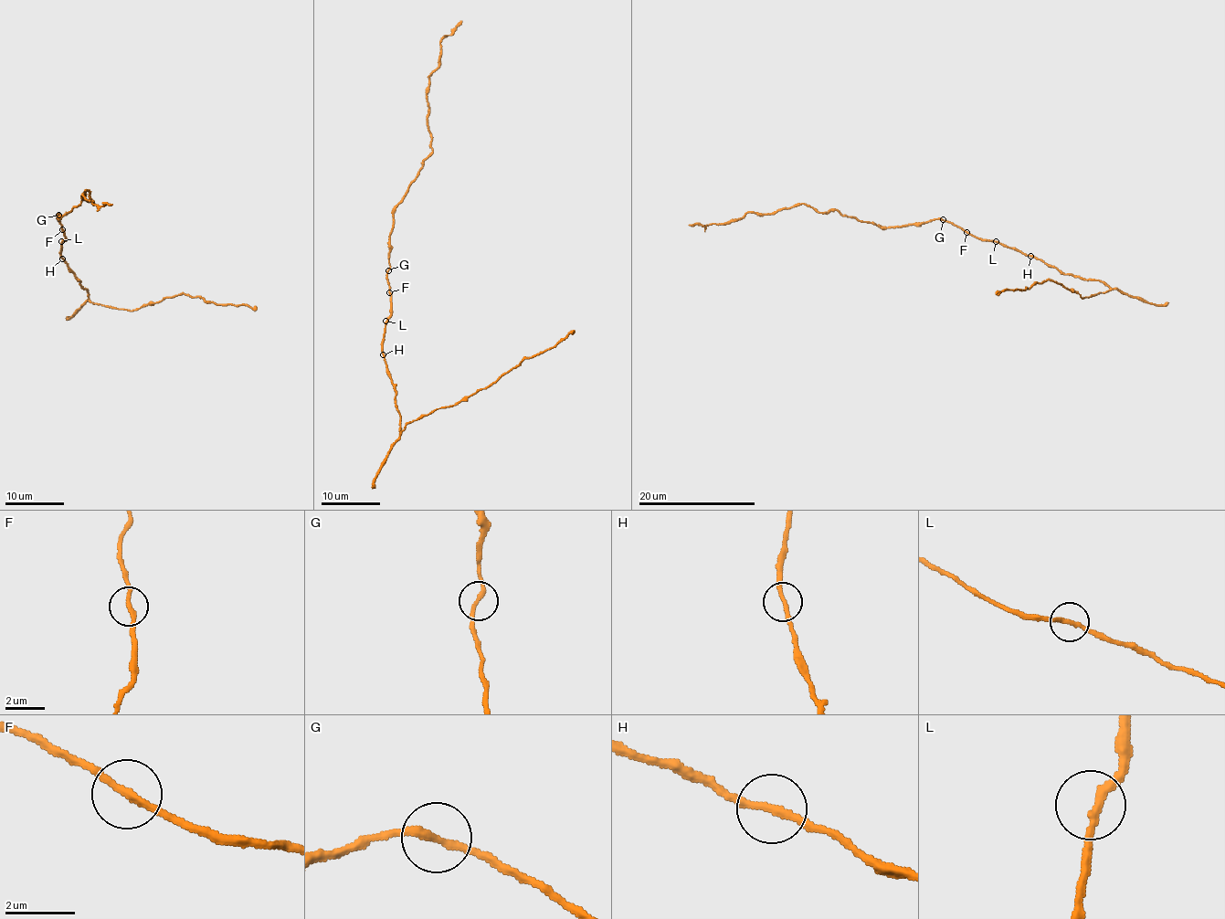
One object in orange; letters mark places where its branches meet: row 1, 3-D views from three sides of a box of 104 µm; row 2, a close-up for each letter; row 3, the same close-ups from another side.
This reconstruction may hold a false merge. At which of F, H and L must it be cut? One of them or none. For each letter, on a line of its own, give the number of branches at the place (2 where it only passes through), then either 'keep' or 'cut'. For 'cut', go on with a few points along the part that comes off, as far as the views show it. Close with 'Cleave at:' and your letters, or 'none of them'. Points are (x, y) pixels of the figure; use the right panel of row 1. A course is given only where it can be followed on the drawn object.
F: branches 2; cut; course (966, 232), (943, 219), (881, 227), (804, 204), (771, 213), (749, 212), (736, 221), (689, 226)
H: branches 2; keep
L: branches 2; keep
Cleave at: F

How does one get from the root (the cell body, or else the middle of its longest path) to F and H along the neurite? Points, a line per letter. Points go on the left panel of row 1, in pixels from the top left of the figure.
F: (62, 242), (65, 240), (61, 230)
H: (62, 242), (62, 258)

